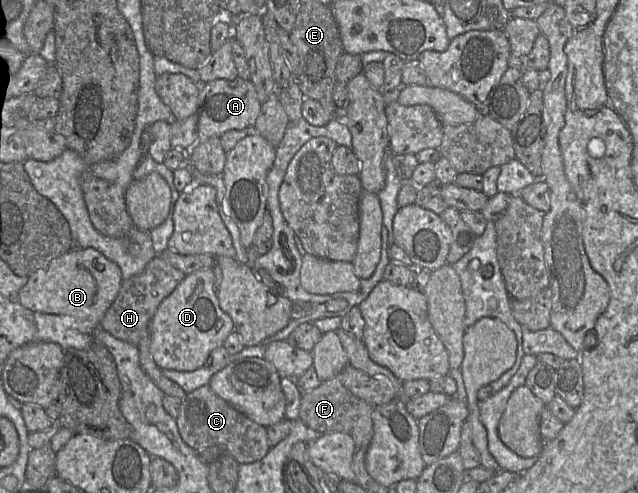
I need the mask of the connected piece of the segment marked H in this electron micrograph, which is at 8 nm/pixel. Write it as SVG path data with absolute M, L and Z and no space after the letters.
M156 255L141 273L122 280L119 292L103 316L100 327L115 338L138 346L140 340L150 334L151 320L162 300L173 292L185 276Z

